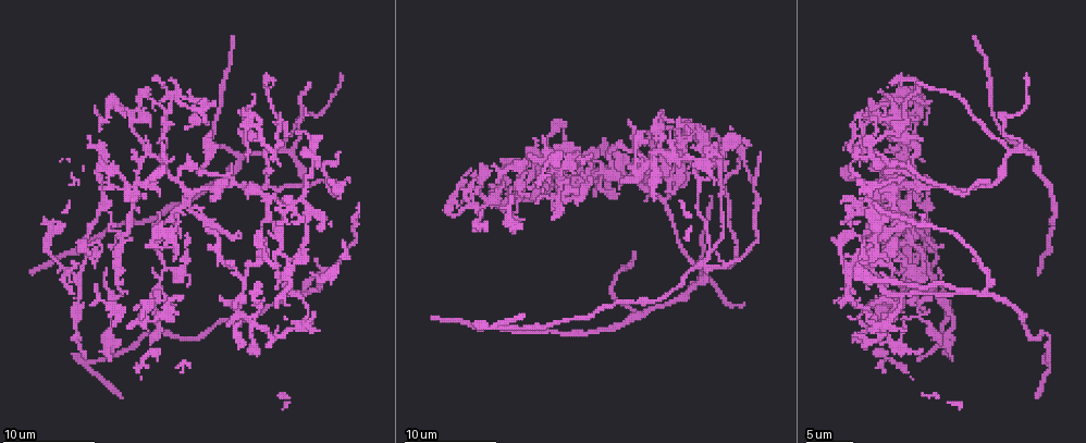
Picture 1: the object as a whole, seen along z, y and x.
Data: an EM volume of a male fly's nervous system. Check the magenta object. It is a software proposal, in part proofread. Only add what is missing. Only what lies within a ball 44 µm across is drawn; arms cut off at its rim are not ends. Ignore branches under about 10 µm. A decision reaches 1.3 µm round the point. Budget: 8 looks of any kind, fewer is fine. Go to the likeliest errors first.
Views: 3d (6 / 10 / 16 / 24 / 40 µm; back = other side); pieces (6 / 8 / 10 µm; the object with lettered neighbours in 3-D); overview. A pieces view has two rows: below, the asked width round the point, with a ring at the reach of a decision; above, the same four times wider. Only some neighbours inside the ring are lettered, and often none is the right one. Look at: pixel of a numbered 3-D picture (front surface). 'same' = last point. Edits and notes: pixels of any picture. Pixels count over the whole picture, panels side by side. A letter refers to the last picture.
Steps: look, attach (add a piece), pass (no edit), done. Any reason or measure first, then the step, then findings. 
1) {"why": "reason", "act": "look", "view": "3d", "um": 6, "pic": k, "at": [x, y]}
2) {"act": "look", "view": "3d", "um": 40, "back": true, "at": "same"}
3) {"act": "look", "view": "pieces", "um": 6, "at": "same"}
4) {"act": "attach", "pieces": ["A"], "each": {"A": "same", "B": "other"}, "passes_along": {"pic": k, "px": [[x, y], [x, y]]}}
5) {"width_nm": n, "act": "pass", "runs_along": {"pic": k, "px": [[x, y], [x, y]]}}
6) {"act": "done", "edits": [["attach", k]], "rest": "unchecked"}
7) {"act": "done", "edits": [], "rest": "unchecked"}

{"why": "thin end", "act": "look", "view": "pieces", "um": 10, "pic": 1, "at": [237, 232]}

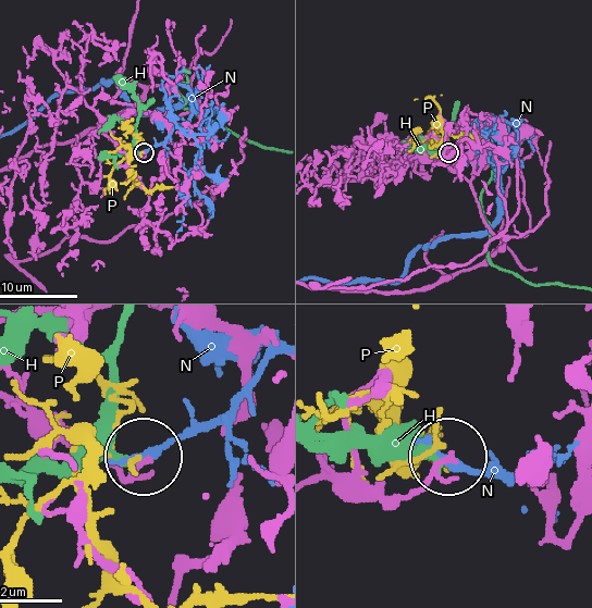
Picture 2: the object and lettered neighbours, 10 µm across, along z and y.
{"width_nm": 180, "act": "pass", "each": {"H": "other", "N": "other", "P": "other"}, "found": "none of them fits"}

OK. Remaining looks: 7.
{"why": "free end", "act": "look", "view": "3d", "um": 10, "pic": 1, "at": [209, 135]}

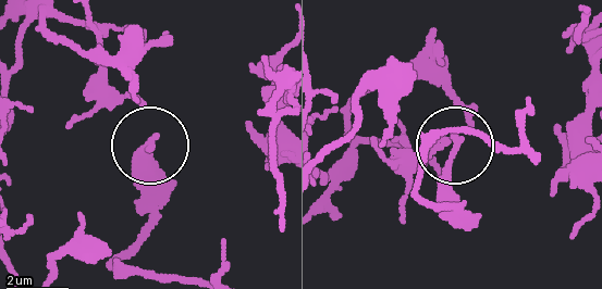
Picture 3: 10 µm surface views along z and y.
{"act": "look", "view": "pieces", "um": 10, "pic": 3, "at": [155, 139]}

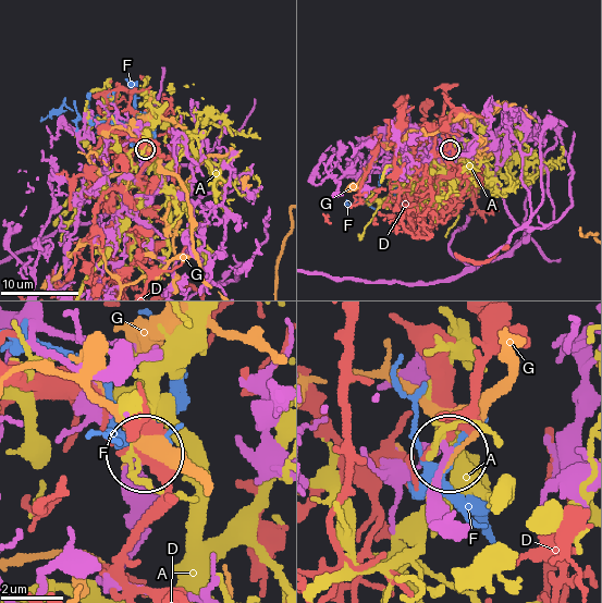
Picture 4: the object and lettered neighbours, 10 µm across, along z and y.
{"width_nm": 200, "act": "pass", "each": {"A": "other", "D": "other", "F": "other", "G": "other"}, "runs_along": {"pic": 4, "px": [[442, 524], [446, 456]]}, "found": "none of them fits"}

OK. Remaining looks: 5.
{"why": "an open end", "act": "look", "view": "3d", "um": 10, "pic": 1, "at": [212, 200]}

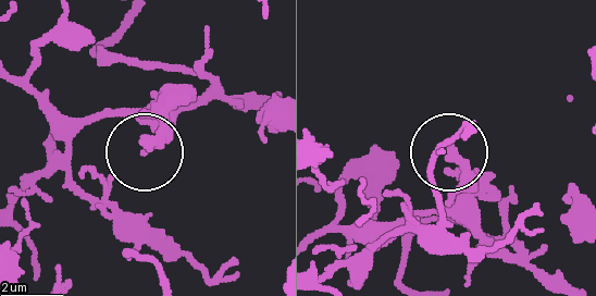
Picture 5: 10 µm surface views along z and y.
{"act": "look", "view": "pieces", "um": 10, "pic": 5, "at": [146, 144]}

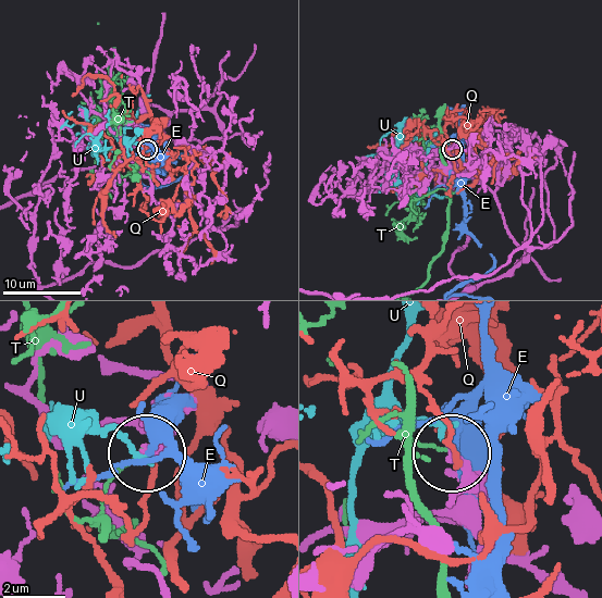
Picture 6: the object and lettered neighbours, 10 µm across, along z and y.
{"act": "pass", "each": {"E": "other", "Q": "other", "T": "other", "U": "other"}, "found": "no lettered piece goes on from it"}

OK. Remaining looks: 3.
{"why": "free end", "act": "look", "view": "3d", "um": 10, "pic": 1, "at": [221, 296]}

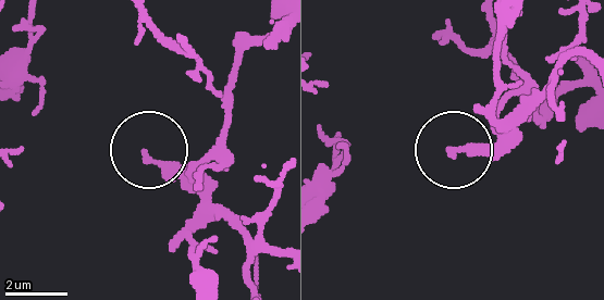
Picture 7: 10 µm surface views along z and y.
{"act": "look", "view": "pieces", "um": 8, "pic": 7, "at": [146, 155]}

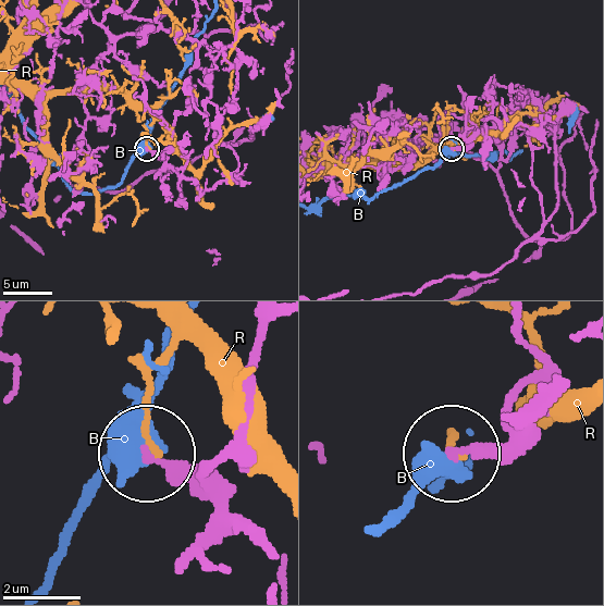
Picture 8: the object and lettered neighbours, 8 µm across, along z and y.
{"act": "pass", "each": {"B": "other", "R": "other"}, "found": "no lettered piece goes on from it"}

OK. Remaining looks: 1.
{"act": "done", "edits": [], "rest": "unchecked"}

